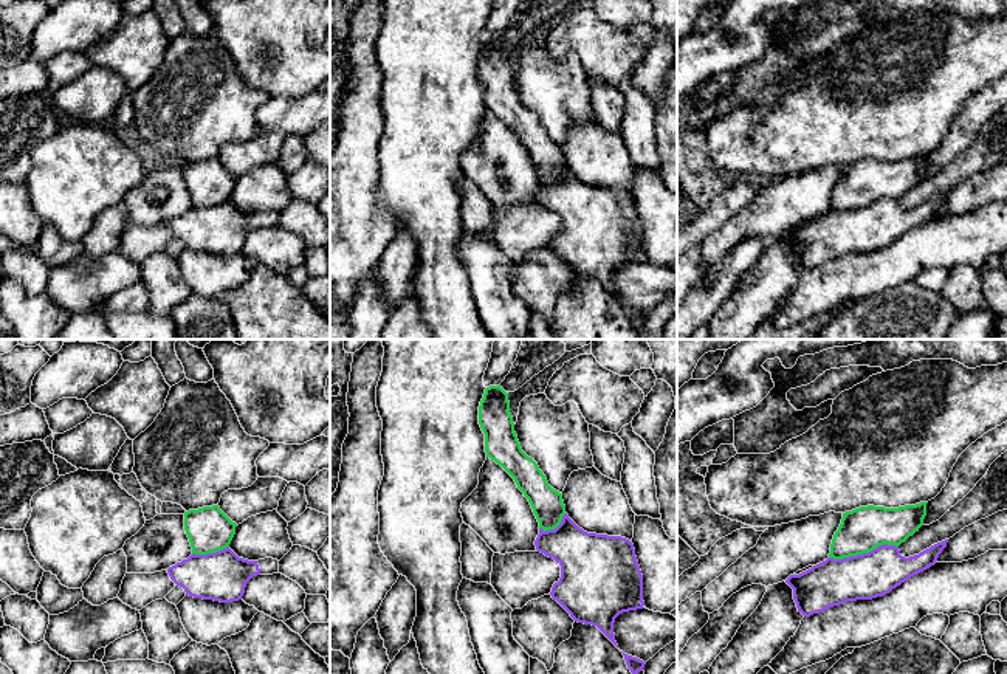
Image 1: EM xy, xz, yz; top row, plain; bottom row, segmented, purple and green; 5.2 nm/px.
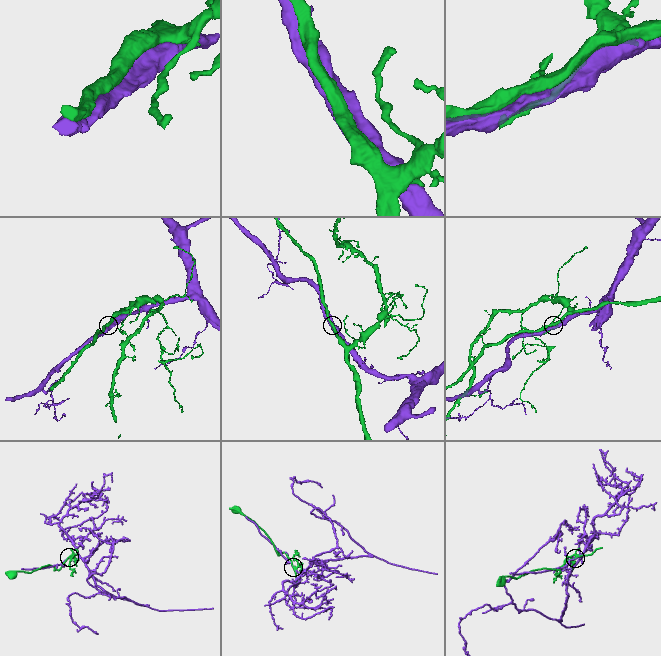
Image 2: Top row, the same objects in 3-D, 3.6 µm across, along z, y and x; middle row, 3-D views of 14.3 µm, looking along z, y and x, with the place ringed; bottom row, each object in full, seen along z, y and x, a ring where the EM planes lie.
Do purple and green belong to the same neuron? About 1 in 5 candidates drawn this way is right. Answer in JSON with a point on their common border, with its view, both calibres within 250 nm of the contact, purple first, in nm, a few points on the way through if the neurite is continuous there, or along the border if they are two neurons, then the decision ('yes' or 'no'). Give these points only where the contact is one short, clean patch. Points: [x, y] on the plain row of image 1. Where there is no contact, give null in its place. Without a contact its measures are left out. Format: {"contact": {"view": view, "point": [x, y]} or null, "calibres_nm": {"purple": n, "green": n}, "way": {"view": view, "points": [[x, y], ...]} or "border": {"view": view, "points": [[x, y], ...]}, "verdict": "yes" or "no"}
{"contact": {"view": "yz", "point": [863, 206]}, "calibres_nm": {"purple": 240, "green": 240}, "verdict": "no"}

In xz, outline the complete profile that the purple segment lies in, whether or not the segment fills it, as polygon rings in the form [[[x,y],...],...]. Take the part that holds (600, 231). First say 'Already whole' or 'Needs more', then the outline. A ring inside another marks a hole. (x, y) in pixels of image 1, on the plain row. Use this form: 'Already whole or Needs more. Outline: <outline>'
Already whole. Outline: [[[565,166],[555,183],[539,181],[534,198],[561,218],[552,251],[575,274],[596,279],[618,301],[615,271],[644,259],[634,197],[621,189],[587,186]]]

